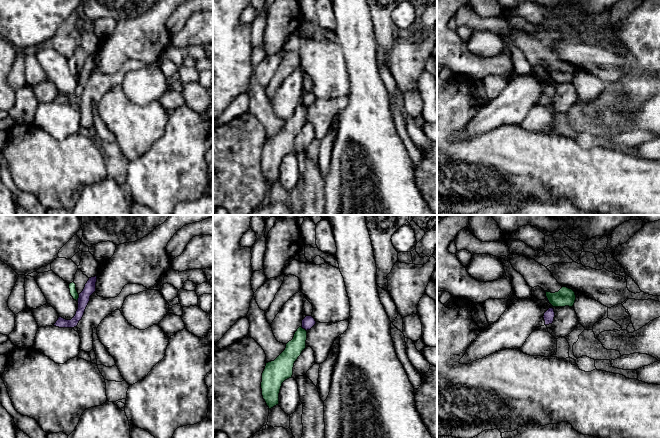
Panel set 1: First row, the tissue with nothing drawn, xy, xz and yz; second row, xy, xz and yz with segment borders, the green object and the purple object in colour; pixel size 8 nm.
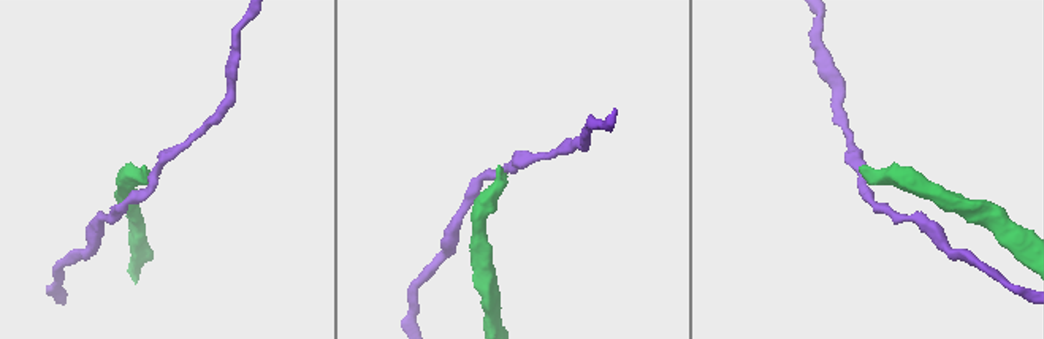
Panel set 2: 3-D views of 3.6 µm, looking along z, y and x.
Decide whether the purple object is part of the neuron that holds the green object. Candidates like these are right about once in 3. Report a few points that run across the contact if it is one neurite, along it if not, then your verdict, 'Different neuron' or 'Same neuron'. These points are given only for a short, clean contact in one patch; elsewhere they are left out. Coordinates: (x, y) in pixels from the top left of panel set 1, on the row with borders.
Line: xy (79, 294), (77, 301). Different neuron

